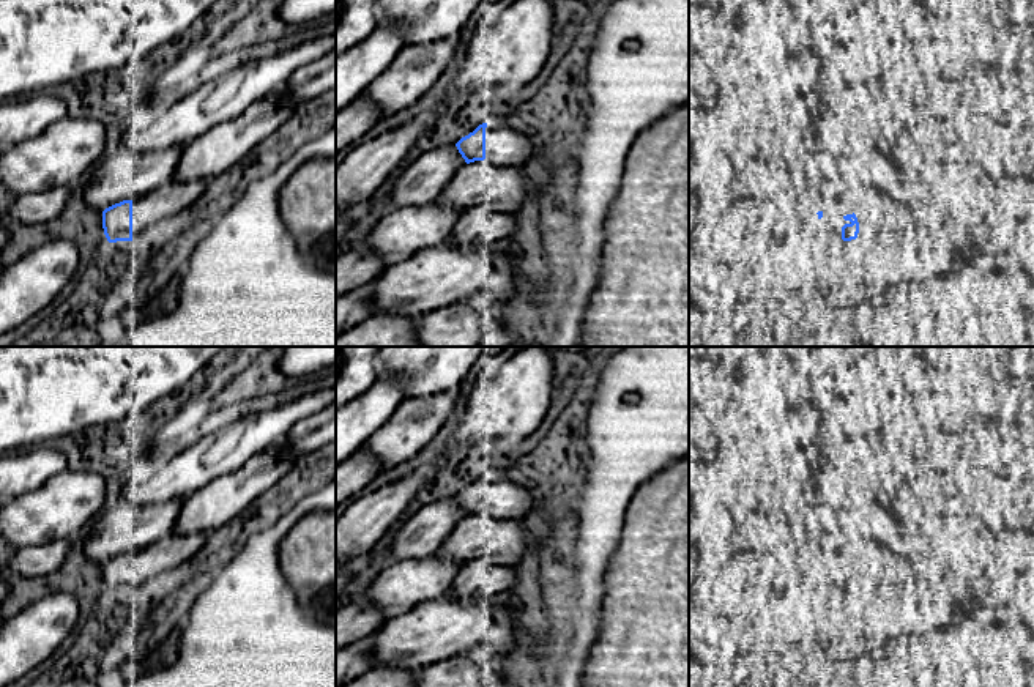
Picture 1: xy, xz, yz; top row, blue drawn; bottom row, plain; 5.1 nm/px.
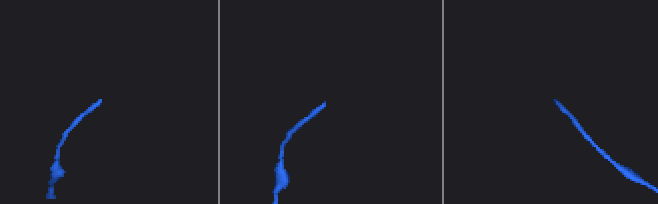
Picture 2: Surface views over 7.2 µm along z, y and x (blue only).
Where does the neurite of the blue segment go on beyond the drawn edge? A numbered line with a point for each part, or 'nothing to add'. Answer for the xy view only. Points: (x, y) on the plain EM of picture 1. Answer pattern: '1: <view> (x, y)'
1: xy (172, 550)

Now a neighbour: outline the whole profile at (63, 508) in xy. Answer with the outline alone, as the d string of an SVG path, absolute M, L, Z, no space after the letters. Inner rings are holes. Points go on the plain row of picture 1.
M65 470L39 488L0 507L0 539L19 550L82 536L104 511L106 481L88 471Z

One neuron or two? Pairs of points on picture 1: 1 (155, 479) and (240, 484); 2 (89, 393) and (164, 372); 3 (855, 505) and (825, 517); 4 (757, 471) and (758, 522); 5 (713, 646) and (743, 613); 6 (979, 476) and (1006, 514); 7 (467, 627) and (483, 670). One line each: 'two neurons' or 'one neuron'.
1: two neurons
2: one neuron
3: two neurons
4: two neurons
5: two neurons
6: one neuron
7: two neurons

